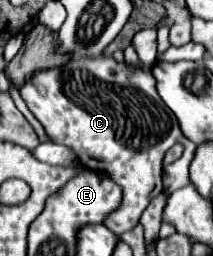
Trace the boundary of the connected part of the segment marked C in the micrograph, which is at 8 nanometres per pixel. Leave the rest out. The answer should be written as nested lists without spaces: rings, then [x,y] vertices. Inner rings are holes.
[[[101,55],[99,59],[77,59],[77,61],[69,61],[63,67],[41,71],[23,85],[21,95],[27,107],[31,109],[31,113],[37,115],[37,121],[43,125],[47,137],[53,143],[73,149],[81,165],[85,165],[91,171],[109,175],[123,189],[123,199],[119,207],[111,211],[103,221],[103,225],[117,235],[133,229],[139,223],[139,215],[143,213],[143,207],[147,207],[147,203],[163,191],[163,183],[161,183],[163,155],[177,143],[185,147],[185,153],[195,151],[195,143],[191,143],[183,135],[175,115],[171,115],[171,111],[167,113],[167,105],[159,99],[151,71],[133,69],[127,67],[125,63],[115,63],[113,57]]]

